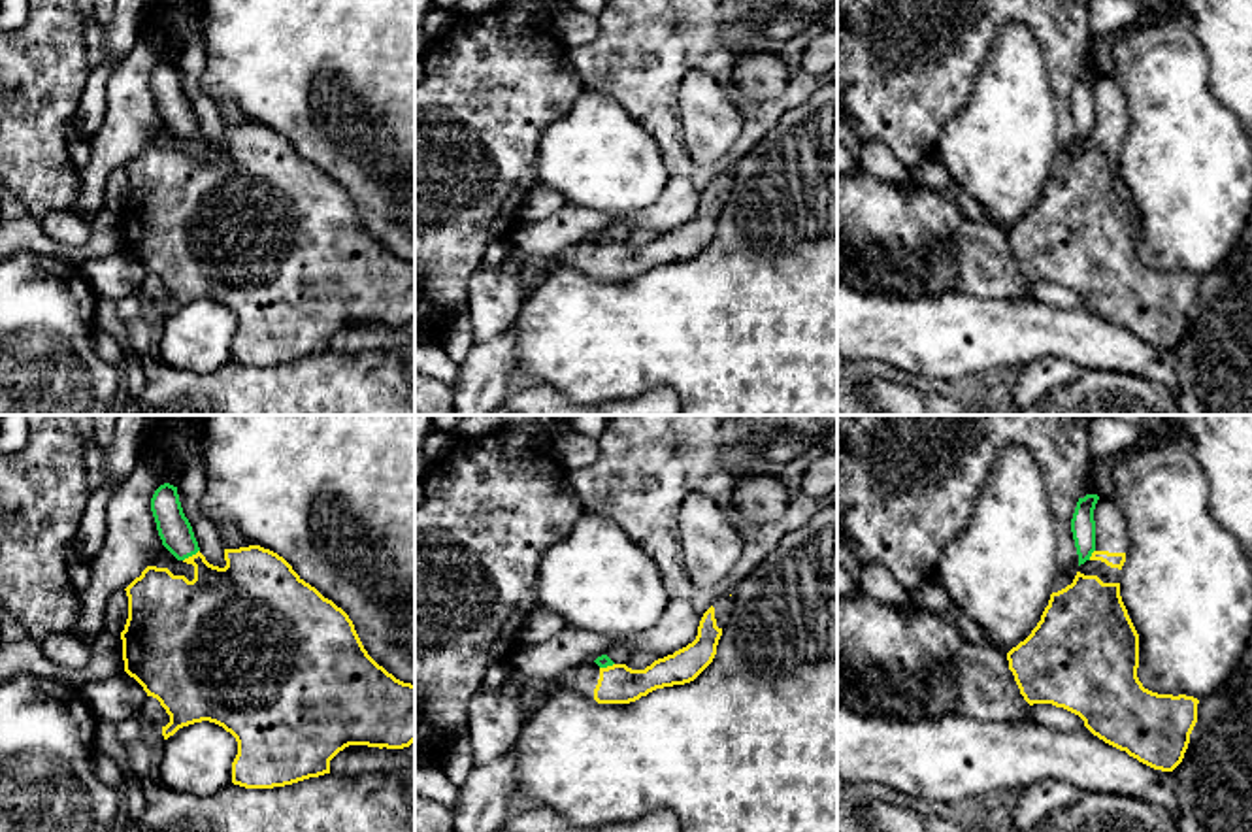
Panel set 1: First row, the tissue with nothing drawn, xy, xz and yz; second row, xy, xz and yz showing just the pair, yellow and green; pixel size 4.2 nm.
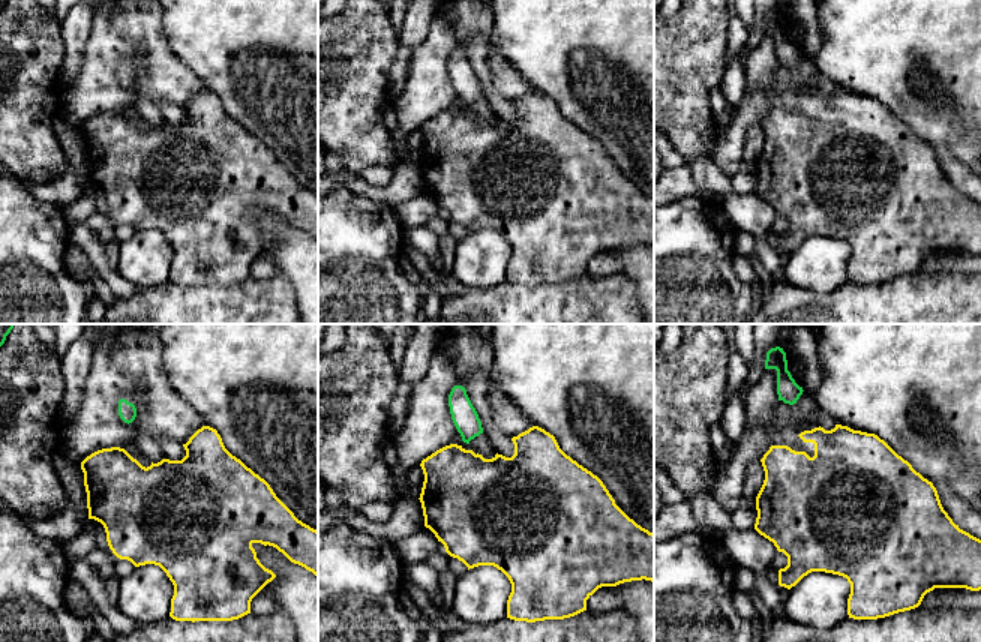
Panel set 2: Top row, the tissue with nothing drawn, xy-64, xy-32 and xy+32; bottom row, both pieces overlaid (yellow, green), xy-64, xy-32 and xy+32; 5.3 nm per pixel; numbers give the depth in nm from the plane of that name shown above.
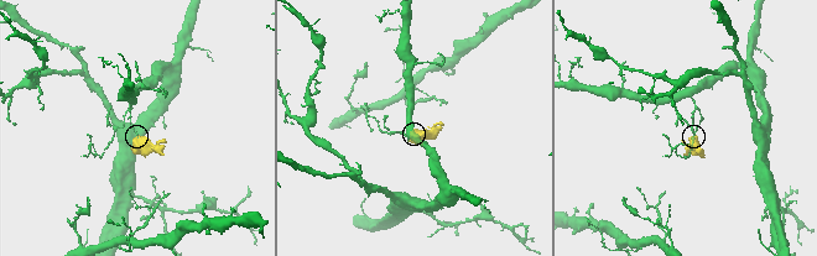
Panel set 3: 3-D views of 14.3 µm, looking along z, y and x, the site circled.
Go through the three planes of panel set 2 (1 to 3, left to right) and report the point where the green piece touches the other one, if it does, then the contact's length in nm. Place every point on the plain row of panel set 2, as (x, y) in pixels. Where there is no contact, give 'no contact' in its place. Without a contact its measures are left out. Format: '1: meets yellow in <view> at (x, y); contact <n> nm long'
1: no contact
2: no contact
3: no contact

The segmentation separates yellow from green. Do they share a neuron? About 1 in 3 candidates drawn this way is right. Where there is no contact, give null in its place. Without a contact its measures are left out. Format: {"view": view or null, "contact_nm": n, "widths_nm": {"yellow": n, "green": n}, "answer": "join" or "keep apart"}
{"view": "xy", "contact_nm": 90, "widths_nm": {"yellow": 340, "green": 140}, "answer": "keep apart"}

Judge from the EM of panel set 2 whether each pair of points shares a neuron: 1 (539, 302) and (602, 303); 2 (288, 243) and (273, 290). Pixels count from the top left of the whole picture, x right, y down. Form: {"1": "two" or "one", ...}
{"1": "one", "2": "two"}

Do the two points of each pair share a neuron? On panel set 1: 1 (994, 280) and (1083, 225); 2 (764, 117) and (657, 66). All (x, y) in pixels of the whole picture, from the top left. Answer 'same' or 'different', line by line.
1: different
2: same

